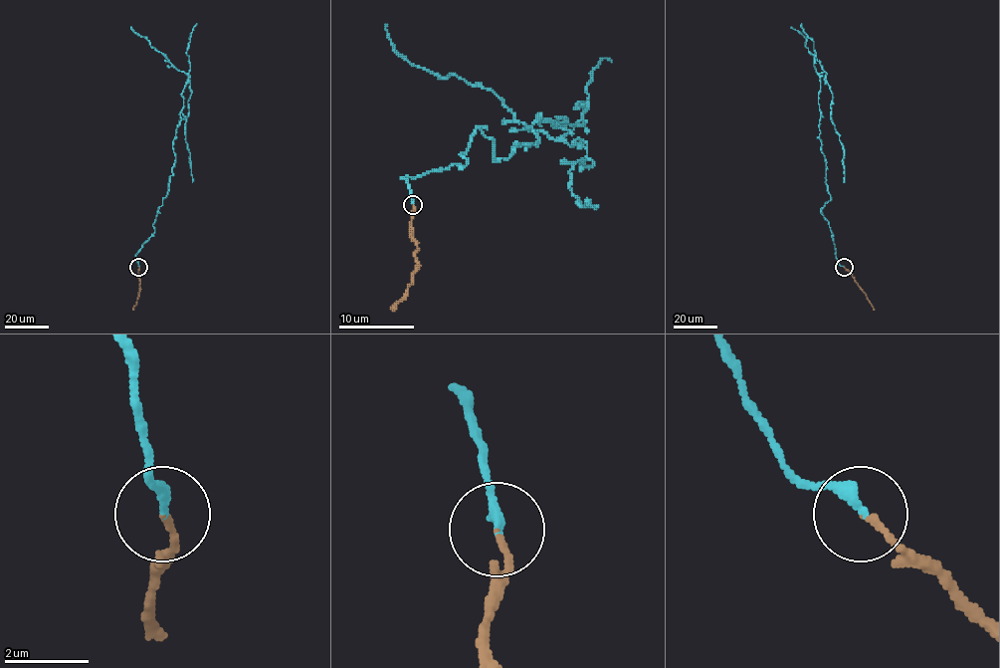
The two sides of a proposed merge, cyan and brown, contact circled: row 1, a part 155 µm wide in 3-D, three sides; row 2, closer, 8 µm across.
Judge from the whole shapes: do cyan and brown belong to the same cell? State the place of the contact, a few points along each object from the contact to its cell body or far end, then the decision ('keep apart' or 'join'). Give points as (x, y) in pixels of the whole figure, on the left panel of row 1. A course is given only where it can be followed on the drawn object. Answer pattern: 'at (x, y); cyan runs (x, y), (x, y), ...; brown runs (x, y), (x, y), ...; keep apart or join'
at (138, 267); cyan runs (139, 267), (135, 254), (154, 233), (173, 173), (183, 72), (192, 181); brown runs (139, 267), (140, 291), (134, 310); join

